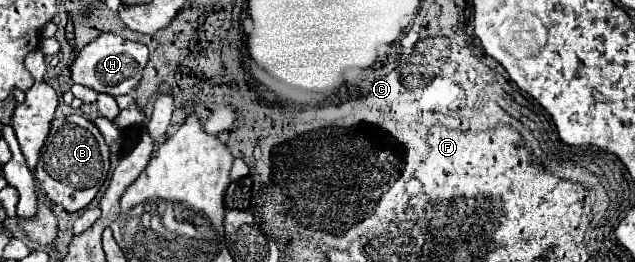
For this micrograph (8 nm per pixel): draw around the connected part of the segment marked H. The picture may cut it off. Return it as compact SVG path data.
M103 33L85 45L71 63L71 79L79 85L91 87L97 93L109 93L113 97L127 95L141 81L143 69L149 61L149 49L143 43L127 41L121 35Z

